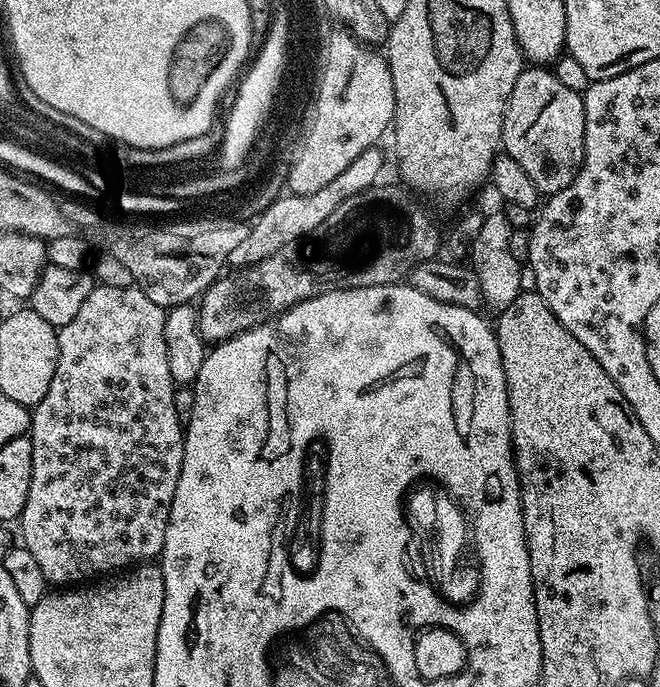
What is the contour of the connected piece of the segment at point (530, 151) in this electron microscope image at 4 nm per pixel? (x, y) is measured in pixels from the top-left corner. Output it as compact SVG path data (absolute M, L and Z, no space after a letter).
M528 66L520 73L518 82L504 111L503 151L522 170L541 194L566 190L580 169L584 157L586 118L583 95L558 82L555 71L544 66Z

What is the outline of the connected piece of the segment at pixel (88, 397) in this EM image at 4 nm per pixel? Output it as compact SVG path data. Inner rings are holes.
M96 284L90 290L90 298L82 302L78 314L66 326L58 329L58 366L54 370L54 378L50 382L50 390L46 390L46 398L31 409L32 426L32 473L30 474L30 494L26 498L26 506L18 518L20 536L23 547L34 554L42 574L52 586L76 586L81 582L100 578L103 572L115 573L127 569L137 562L148 562L159 557L162 546L166 542L166 526L170 518L170 506L174 502L174 490L178 486L178 474L182 470L182 454L184 453L184 428L178 422L178 414L174 414L174 394L176 388L172 382L170 365L166 362L166 334L164 318L166 312L158 306L158 302L150 302L146 294L138 286L119 288Z

